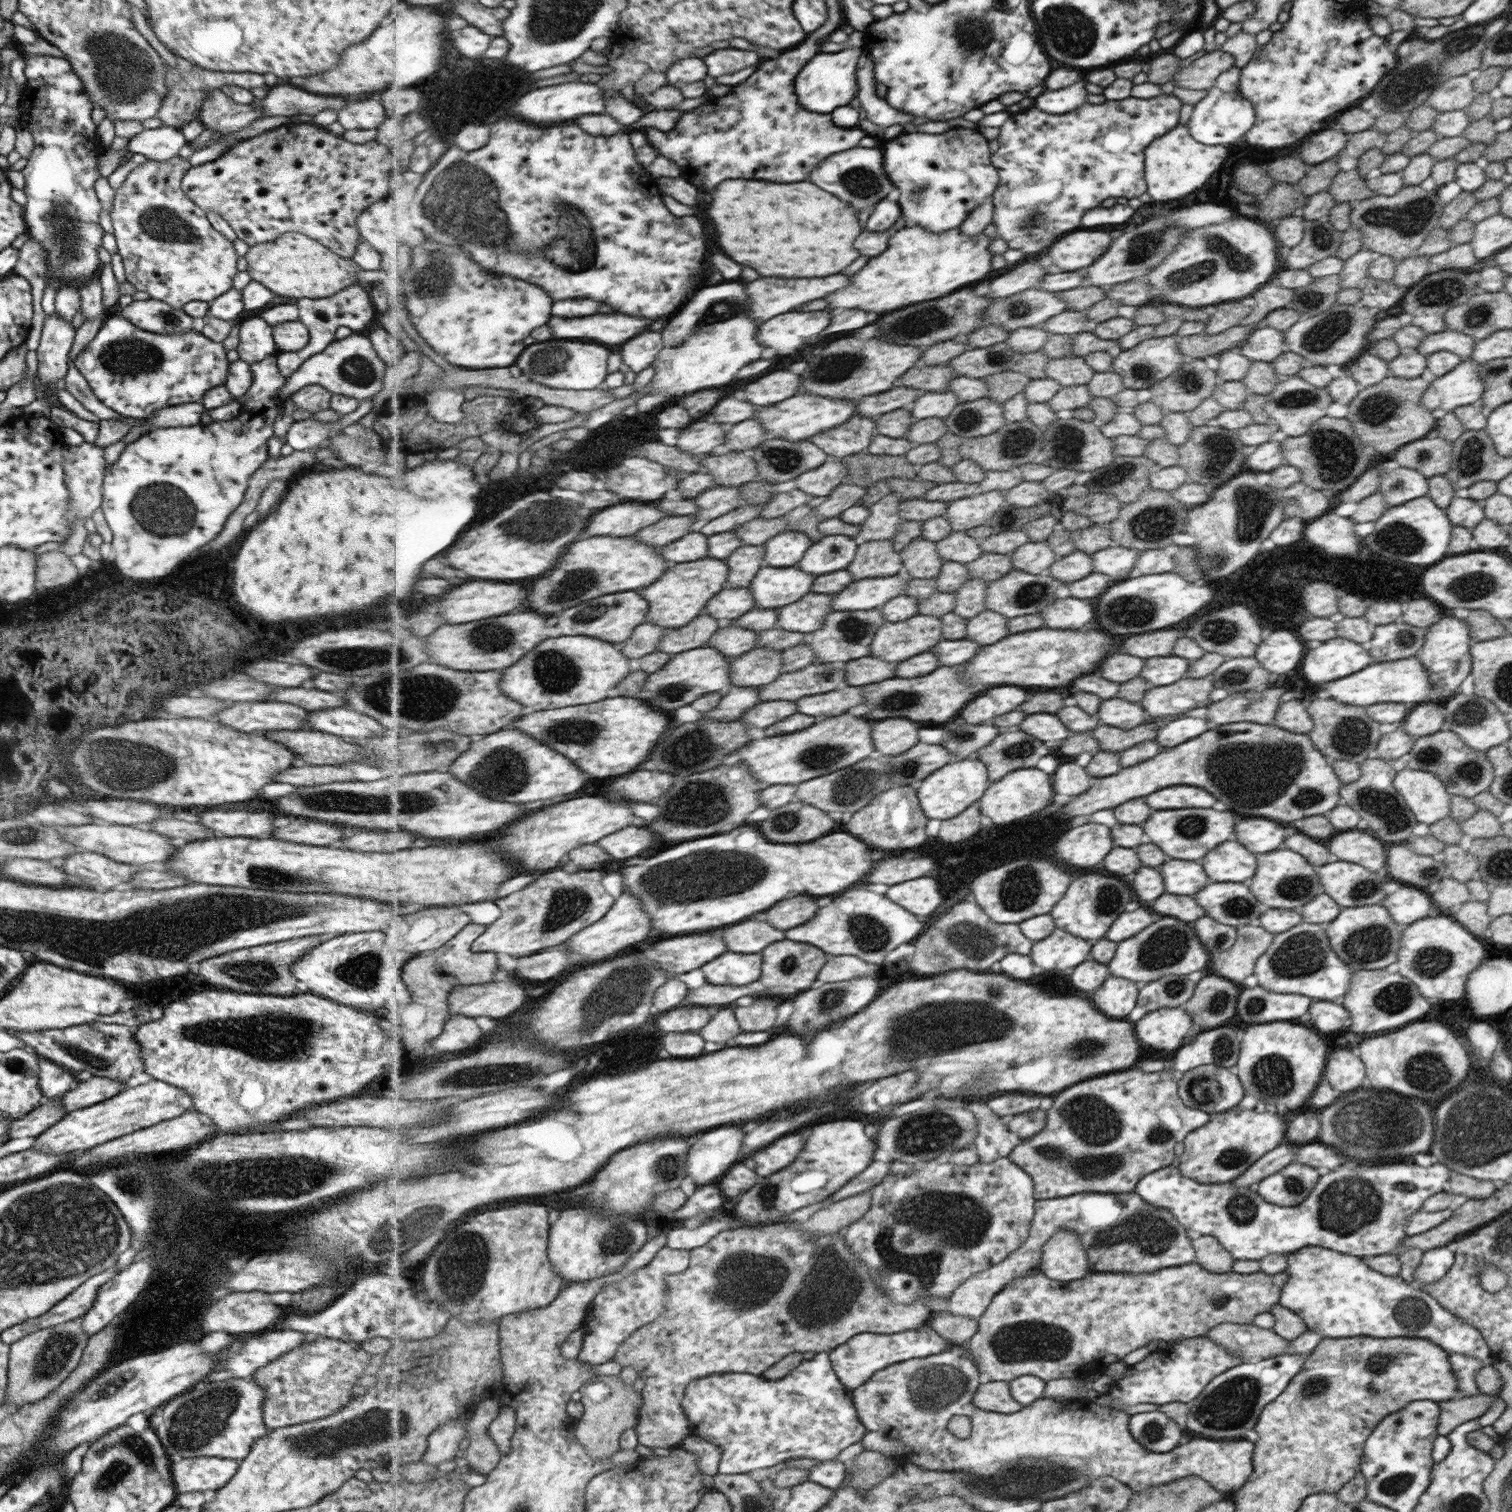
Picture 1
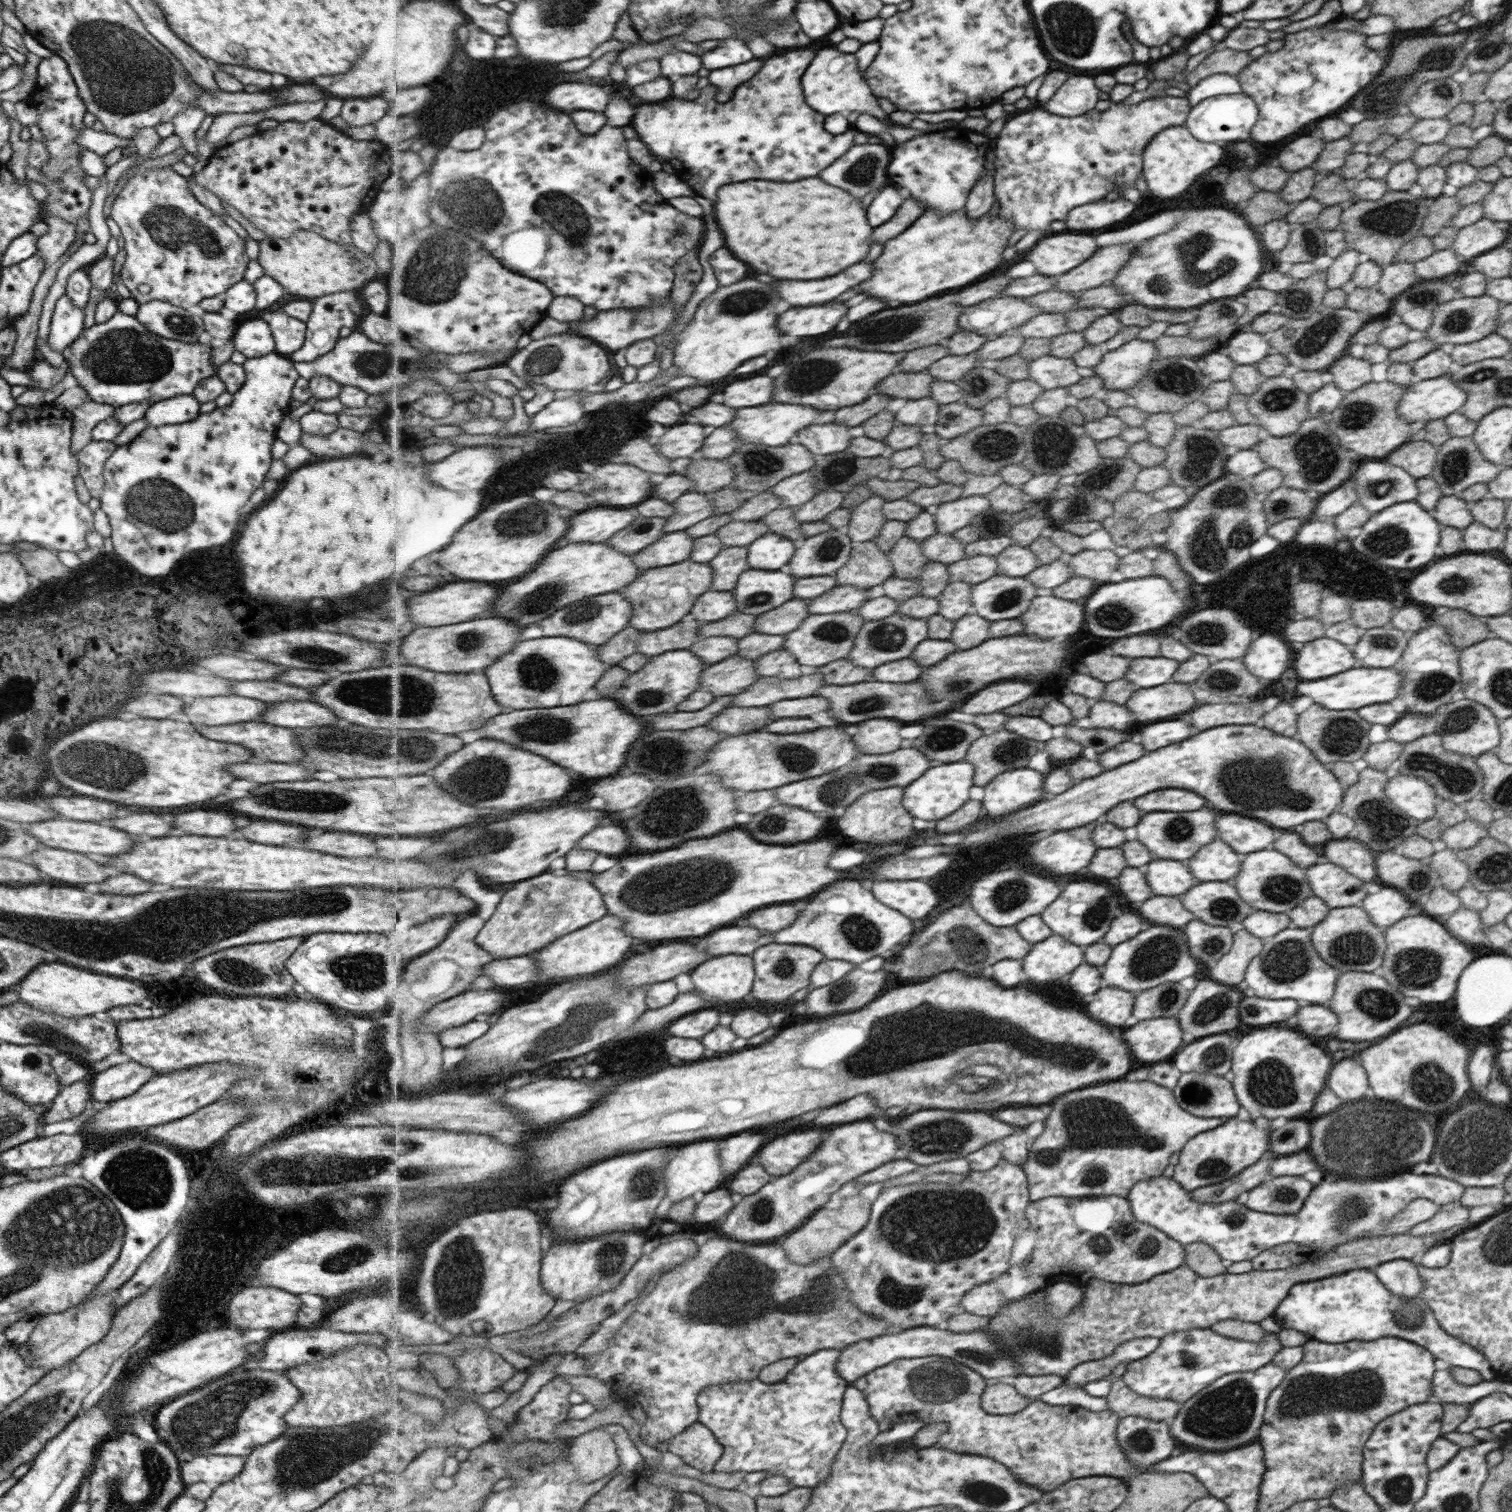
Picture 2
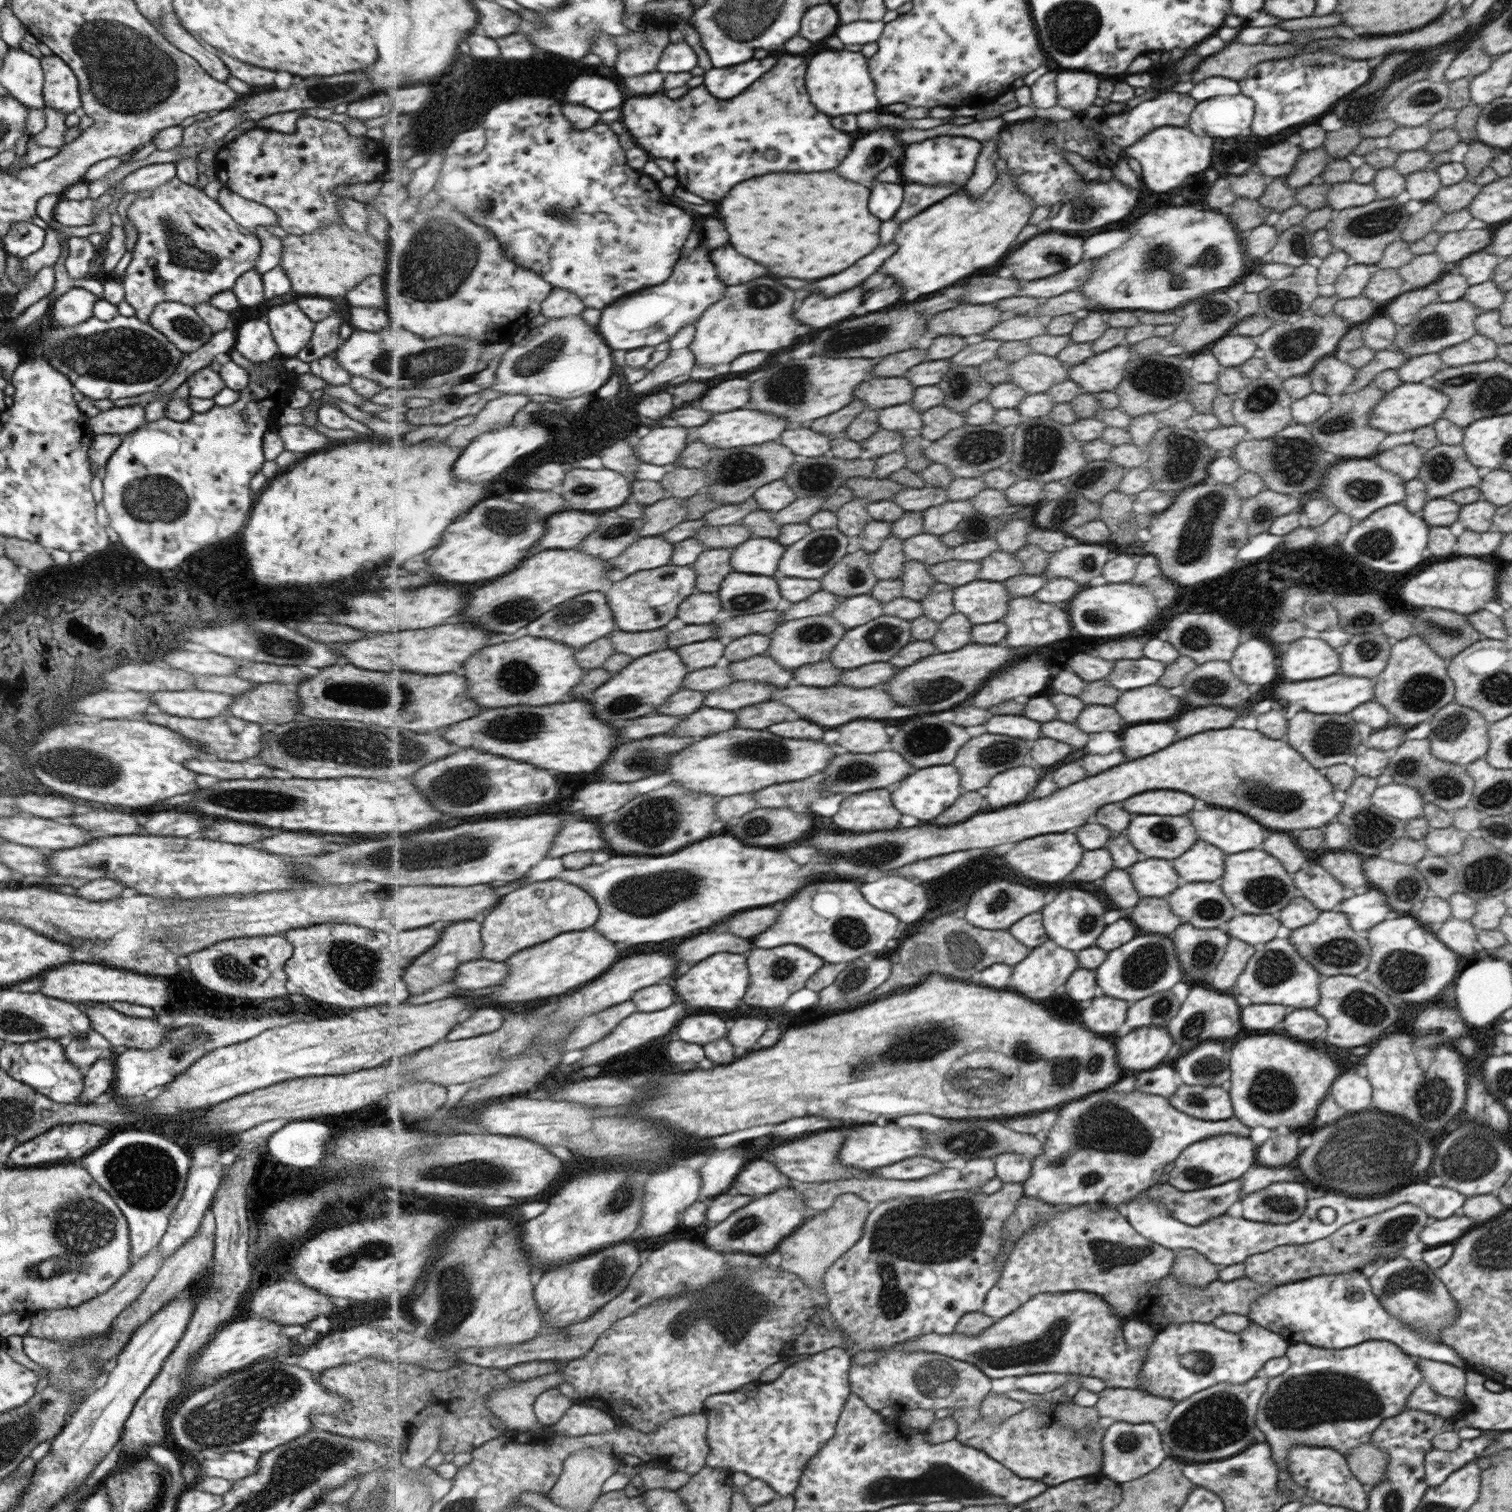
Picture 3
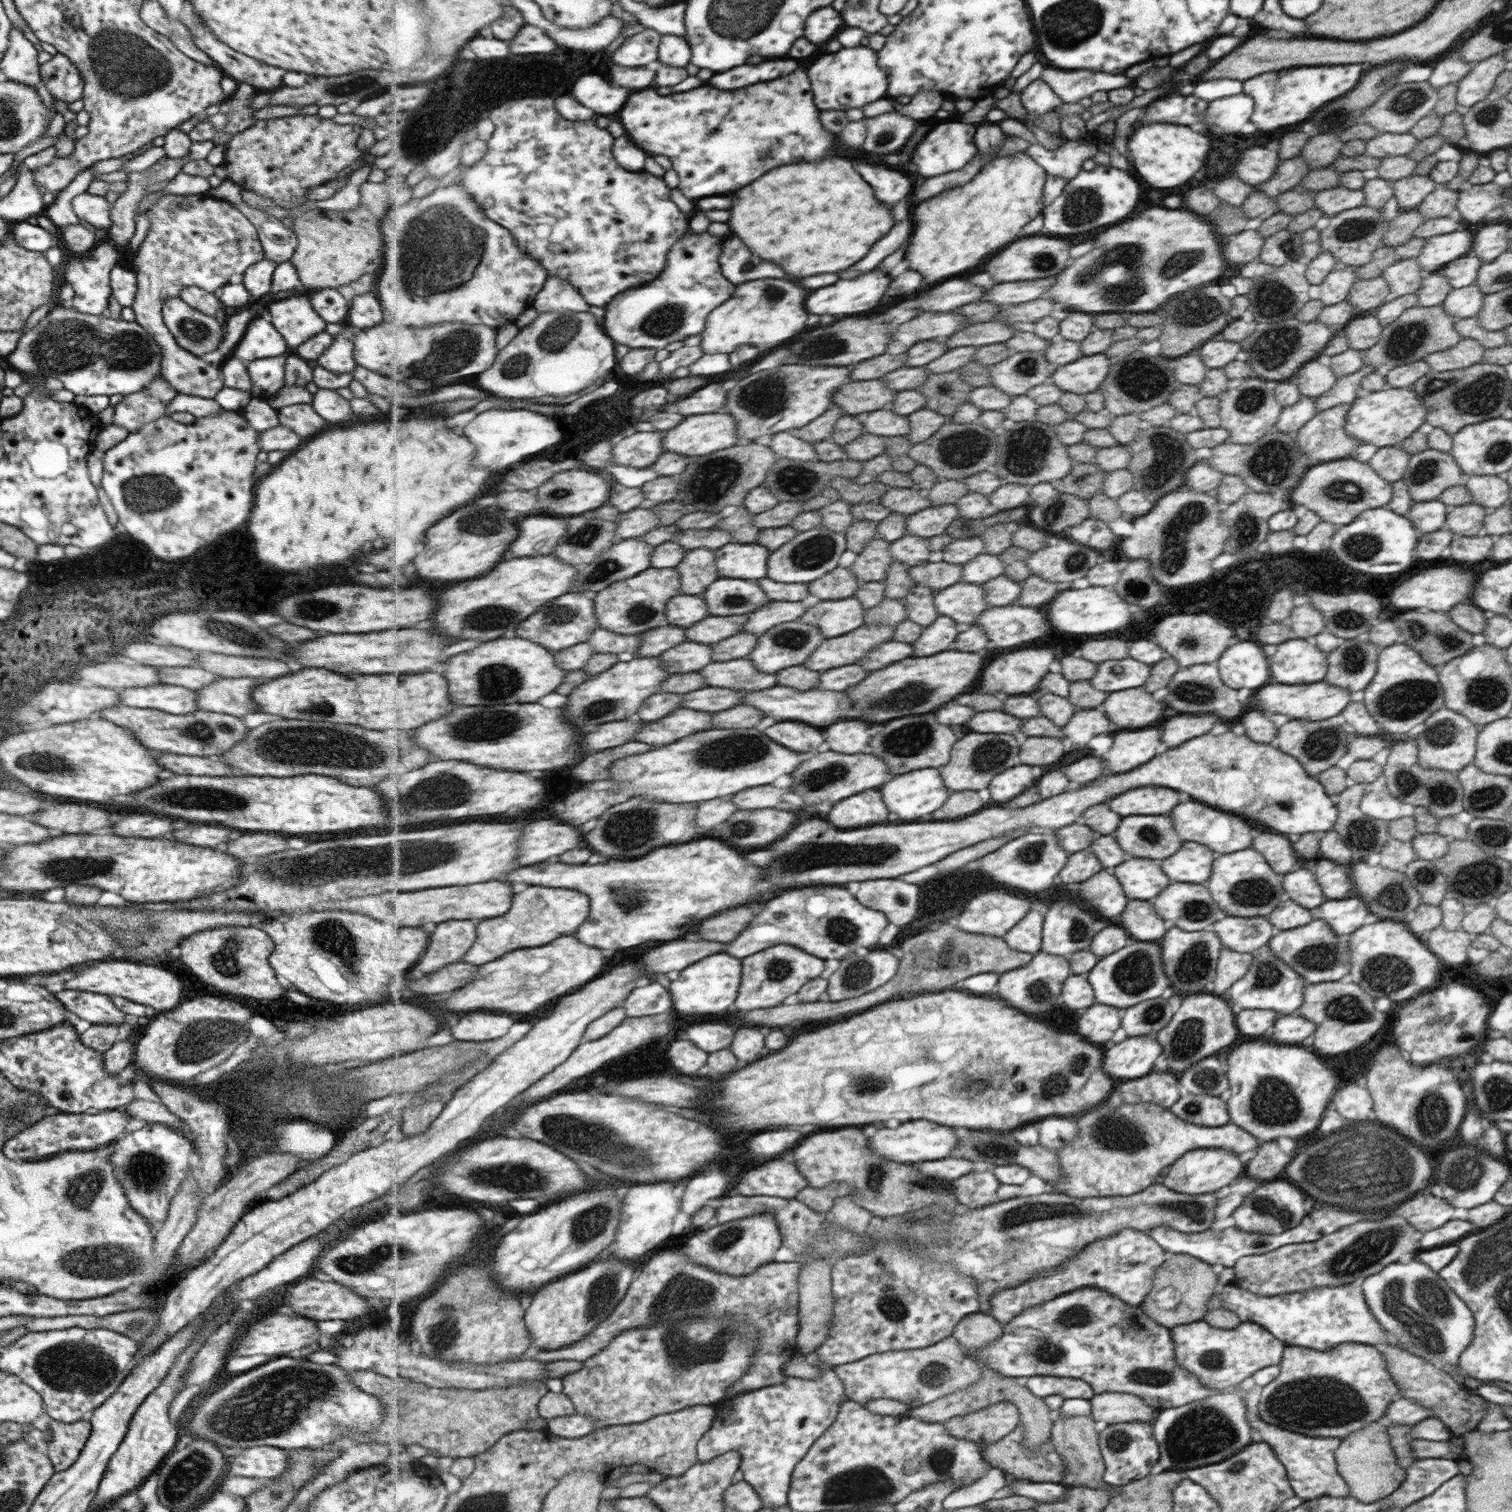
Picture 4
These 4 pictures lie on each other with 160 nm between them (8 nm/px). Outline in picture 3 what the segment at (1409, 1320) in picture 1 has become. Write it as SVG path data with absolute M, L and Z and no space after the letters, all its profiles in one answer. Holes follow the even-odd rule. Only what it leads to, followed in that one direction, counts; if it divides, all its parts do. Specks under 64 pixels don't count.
M1354 1270L1347 1274L1319 1275L1279 1285L1270 1293L1255 1299L1246 1317L1275 1334L1282 1335L1289 1345L1305 1343L1319 1348L1346 1349L1365 1341L1387 1341L1415 1358L1444 1362L1466 1368L1453 1347L1421 1338L1398 1318L1387 1314L1385 1307L1370 1289L1369 1278Z

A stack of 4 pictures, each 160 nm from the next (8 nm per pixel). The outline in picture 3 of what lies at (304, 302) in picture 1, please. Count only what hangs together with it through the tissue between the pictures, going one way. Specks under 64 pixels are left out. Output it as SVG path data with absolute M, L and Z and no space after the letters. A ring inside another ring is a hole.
M337 309L327 318L314 322L311 338L296 354L297 360L310 363L333 353L341 342L337 334L340 324L343 318Z

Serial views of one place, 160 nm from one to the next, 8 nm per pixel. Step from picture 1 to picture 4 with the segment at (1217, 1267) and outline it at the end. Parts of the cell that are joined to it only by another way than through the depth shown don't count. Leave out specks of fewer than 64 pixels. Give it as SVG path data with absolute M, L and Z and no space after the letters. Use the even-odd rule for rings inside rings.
M1170 1254L1167 1260L1162 1262L1161 1268L1154 1274L1151 1294L1154 1294L1159 1290L1165 1290L1165 1288L1167 1288L1167 1290L1171 1288L1171 1292L1173 1292L1173 1290L1179 1290L1180 1294L1177 1294L1177 1296L1179 1296L1179 1298L1177 1298L1177 1304L1175 1304L1172 1309L1161 1308L1161 1304L1155 1305L1155 1301L1152 1300L1151 1294L1147 1294L1140 1308L1156 1323L1167 1328L1199 1320L1203 1320L1213 1327L1222 1329L1233 1328L1241 1323L1234 1312L1228 1311L1223 1307L1211 1309L1206 1312L1206 1304L1208 1303L1210 1296L1218 1289L1218 1278L1216 1277L1218 1272L1219 1268L1216 1268L1216 1265L1203 1262L1202 1260L1199 1260L1199 1258L1193 1258L1183 1254Z

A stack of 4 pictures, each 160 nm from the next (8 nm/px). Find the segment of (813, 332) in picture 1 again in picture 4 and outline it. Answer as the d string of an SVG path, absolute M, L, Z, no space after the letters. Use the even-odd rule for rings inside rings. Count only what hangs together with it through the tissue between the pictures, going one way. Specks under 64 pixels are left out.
M873 270L853 280L839 280L835 286L819 288L807 300L807 310L811 314L835 314L835 316L851 316L859 312L867 312L883 300L889 290L893 278L889 278L883 270Z

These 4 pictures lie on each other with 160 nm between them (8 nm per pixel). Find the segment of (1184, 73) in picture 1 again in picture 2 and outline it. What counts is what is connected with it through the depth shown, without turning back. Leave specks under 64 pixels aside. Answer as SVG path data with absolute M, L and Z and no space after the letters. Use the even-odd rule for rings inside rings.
M1219 50L1211 52L1205 60L1189 72L1186 76L1187 84L1190 87L1198 84L1202 78L1210 77L1213 74L1230 74L1236 76L1251 62L1249 51L1235 52L1235 50Z

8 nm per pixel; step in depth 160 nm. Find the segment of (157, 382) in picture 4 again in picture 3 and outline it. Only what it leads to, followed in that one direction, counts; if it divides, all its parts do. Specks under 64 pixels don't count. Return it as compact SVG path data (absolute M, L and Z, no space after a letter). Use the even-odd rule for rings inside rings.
M139 404L111 407L89 418L88 426L94 435L115 434L122 437L141 427L145 423L144 416L144 407Z

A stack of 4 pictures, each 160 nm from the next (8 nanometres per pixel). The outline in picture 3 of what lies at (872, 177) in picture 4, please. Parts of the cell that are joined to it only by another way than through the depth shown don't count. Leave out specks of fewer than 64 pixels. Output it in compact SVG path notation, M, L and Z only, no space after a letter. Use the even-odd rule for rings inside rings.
M873 182L871 194L871 212L879 218L891 220L896 218L896 212L901 208L905 194L904 184L891 184L891 182Z

